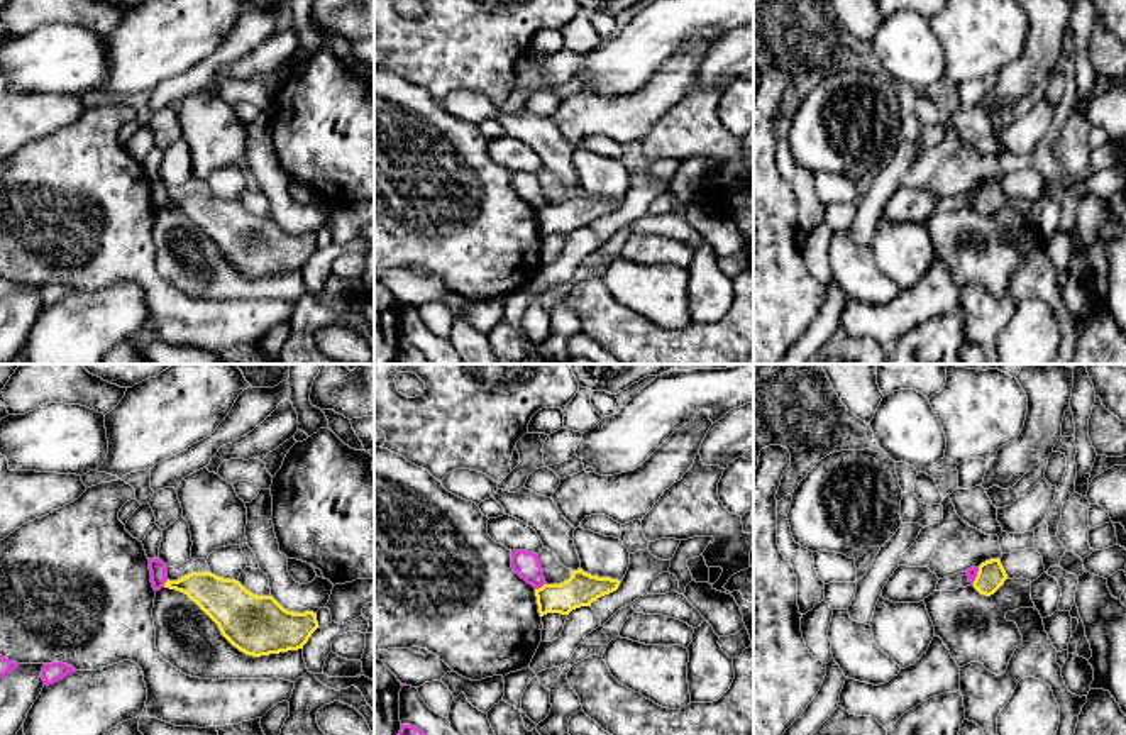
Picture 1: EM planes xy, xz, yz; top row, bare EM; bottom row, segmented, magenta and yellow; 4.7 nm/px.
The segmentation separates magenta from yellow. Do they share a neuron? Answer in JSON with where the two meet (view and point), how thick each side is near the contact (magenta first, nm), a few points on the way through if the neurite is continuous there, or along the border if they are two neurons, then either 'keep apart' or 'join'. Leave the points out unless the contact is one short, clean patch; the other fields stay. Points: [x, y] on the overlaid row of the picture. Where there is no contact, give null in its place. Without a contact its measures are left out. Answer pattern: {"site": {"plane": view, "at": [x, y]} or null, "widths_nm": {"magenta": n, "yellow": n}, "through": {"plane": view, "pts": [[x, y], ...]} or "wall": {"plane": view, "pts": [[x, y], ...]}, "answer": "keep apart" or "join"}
{"site": {"plane": "xz", "at": [540, 586]}, "widths_nm": {"magenta": 130, "yellow": 160}, "wall": {"plane": "xz", "pts": [[546, 583], [535, 590]]}, "answer": "keep apart"}

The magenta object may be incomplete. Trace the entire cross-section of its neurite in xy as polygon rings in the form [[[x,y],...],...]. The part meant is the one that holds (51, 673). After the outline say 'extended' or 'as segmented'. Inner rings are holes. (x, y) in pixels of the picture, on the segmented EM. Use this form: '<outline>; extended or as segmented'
[[[52,662],[52,664],[44,664],[44,667],[41,671],[41,677],[42,677],[44,684],[49,686],[75,671],[76,669],[73,666],[68,666],[63,662]]]; as segmented

